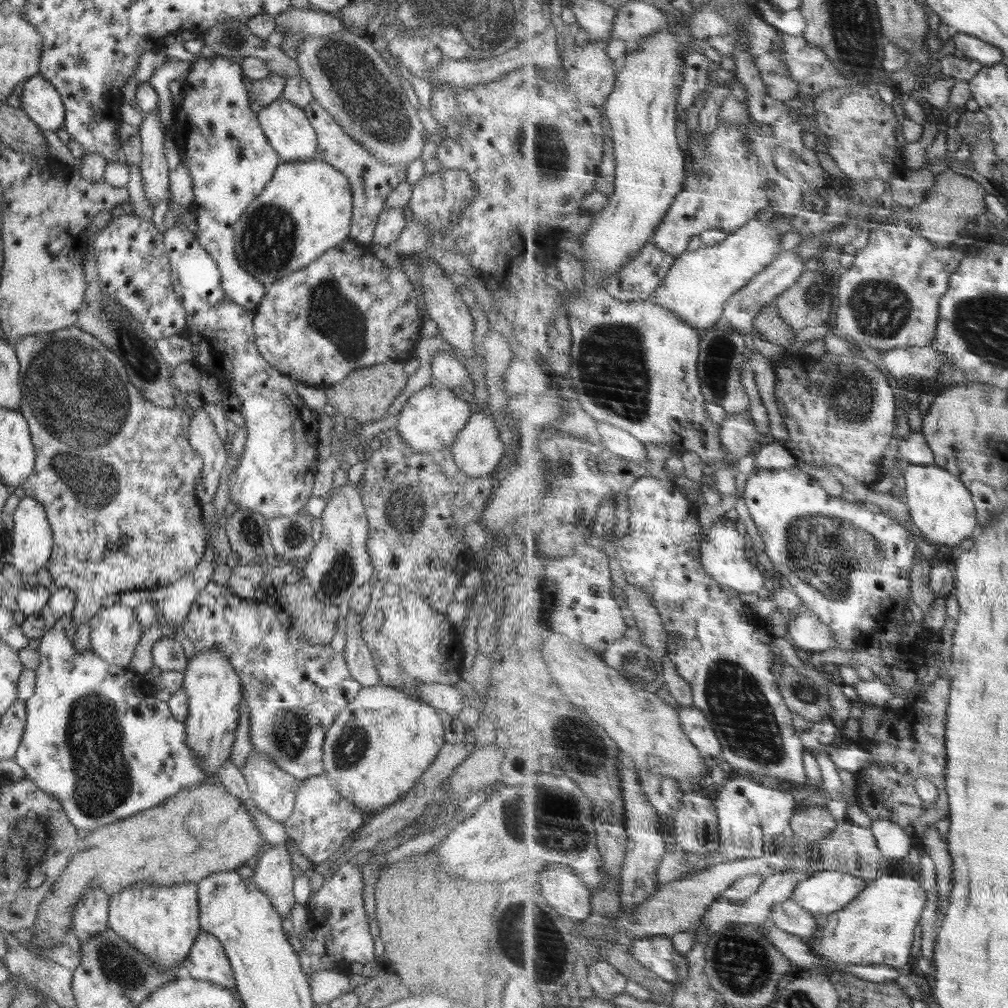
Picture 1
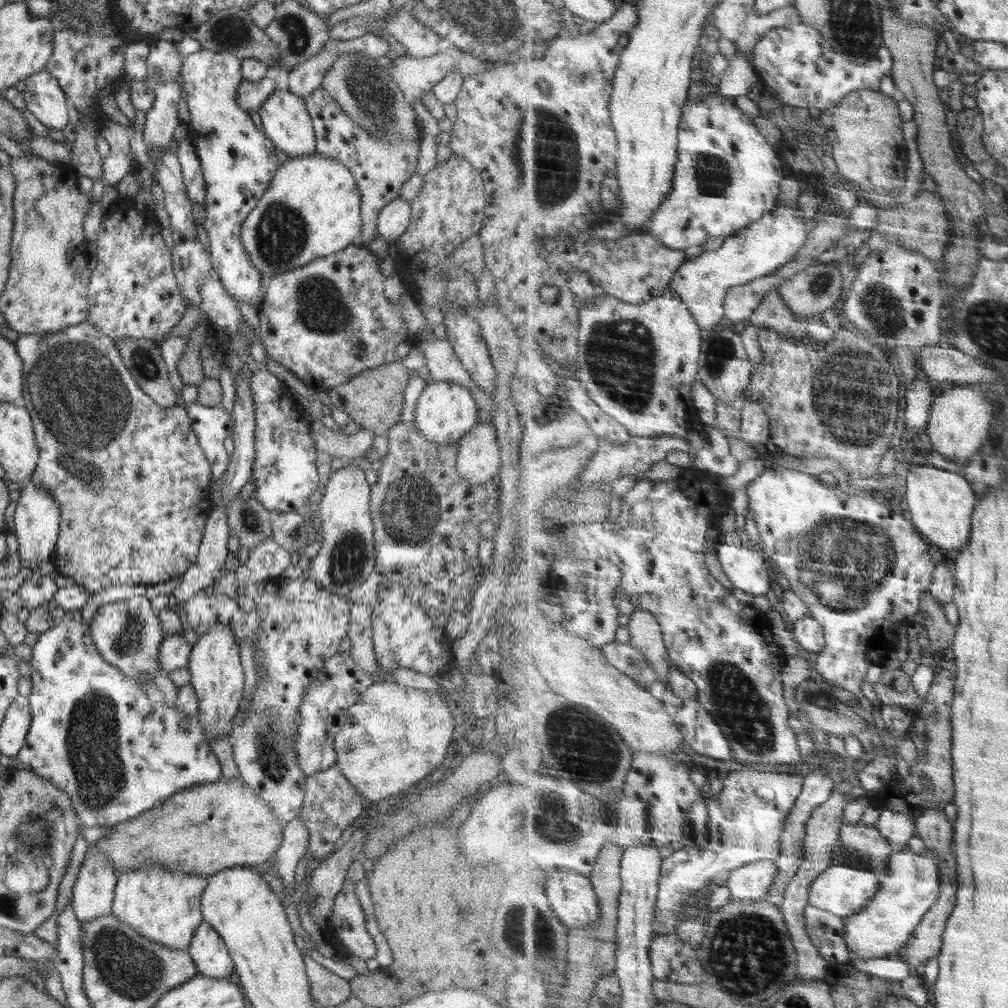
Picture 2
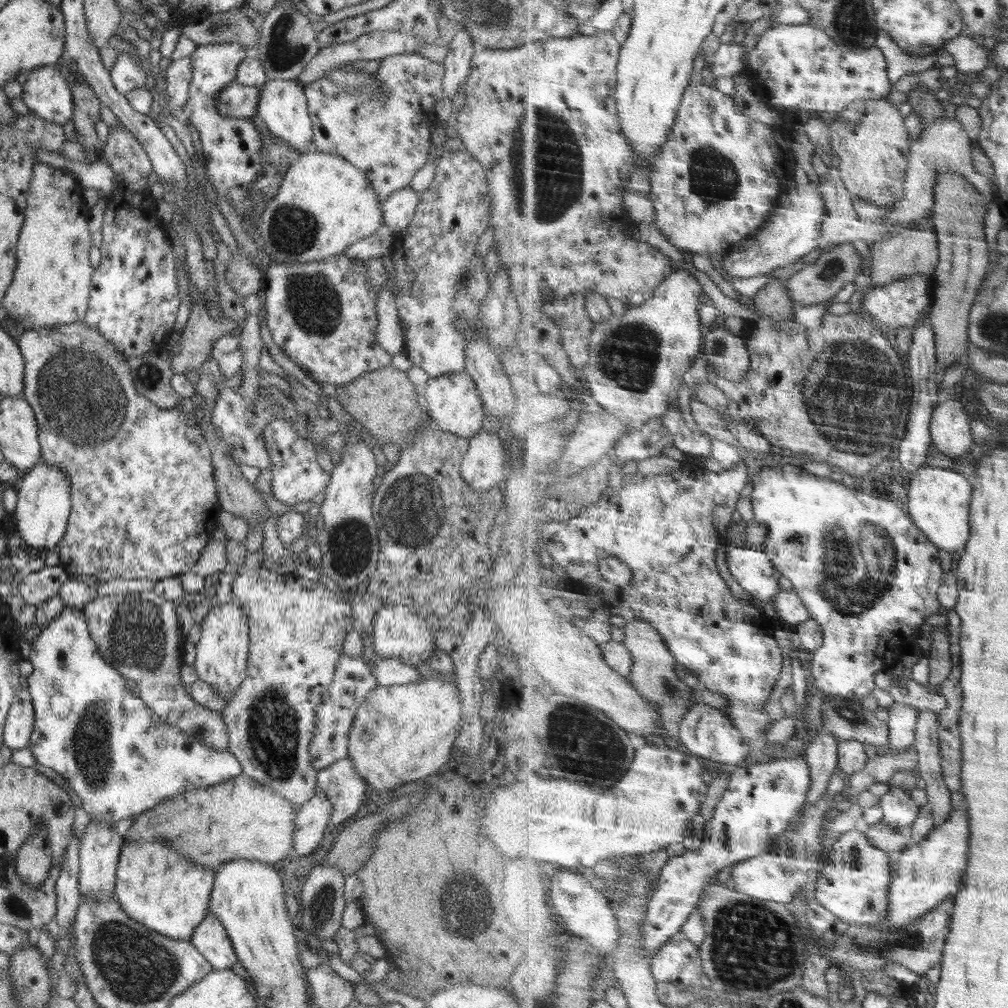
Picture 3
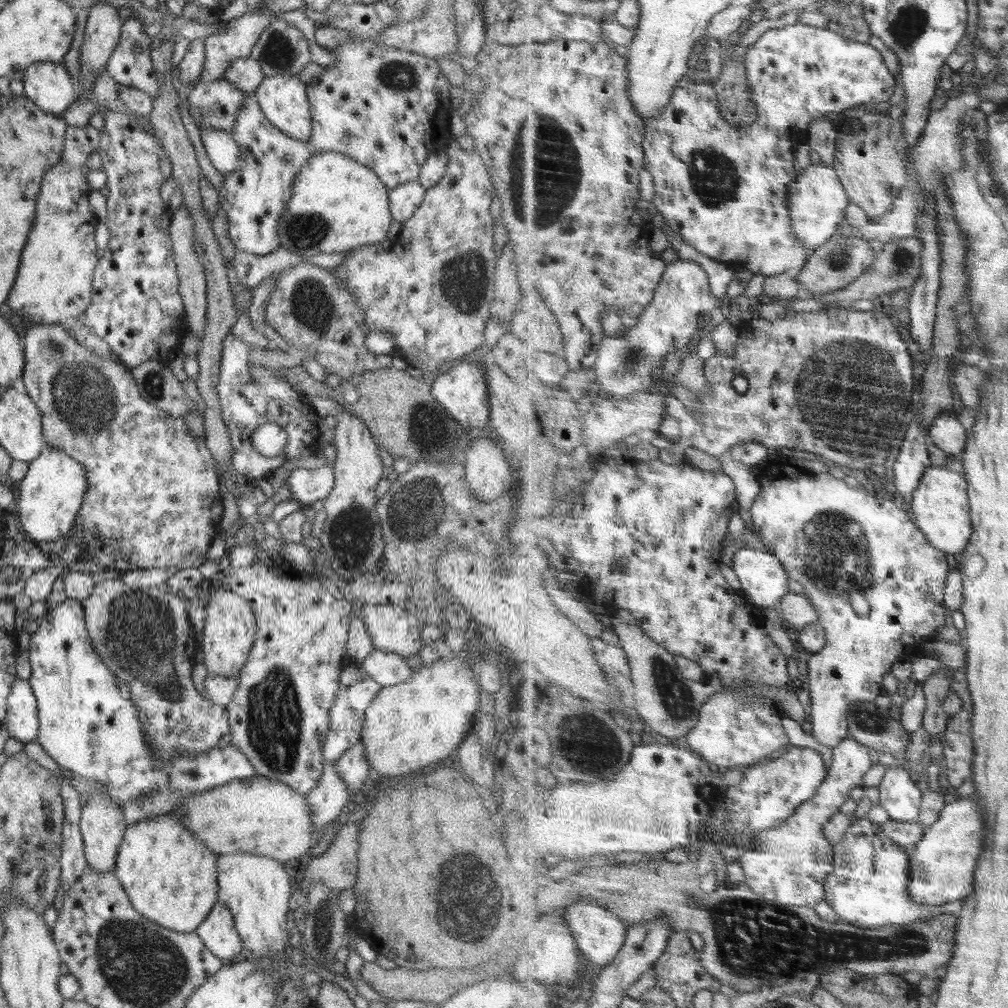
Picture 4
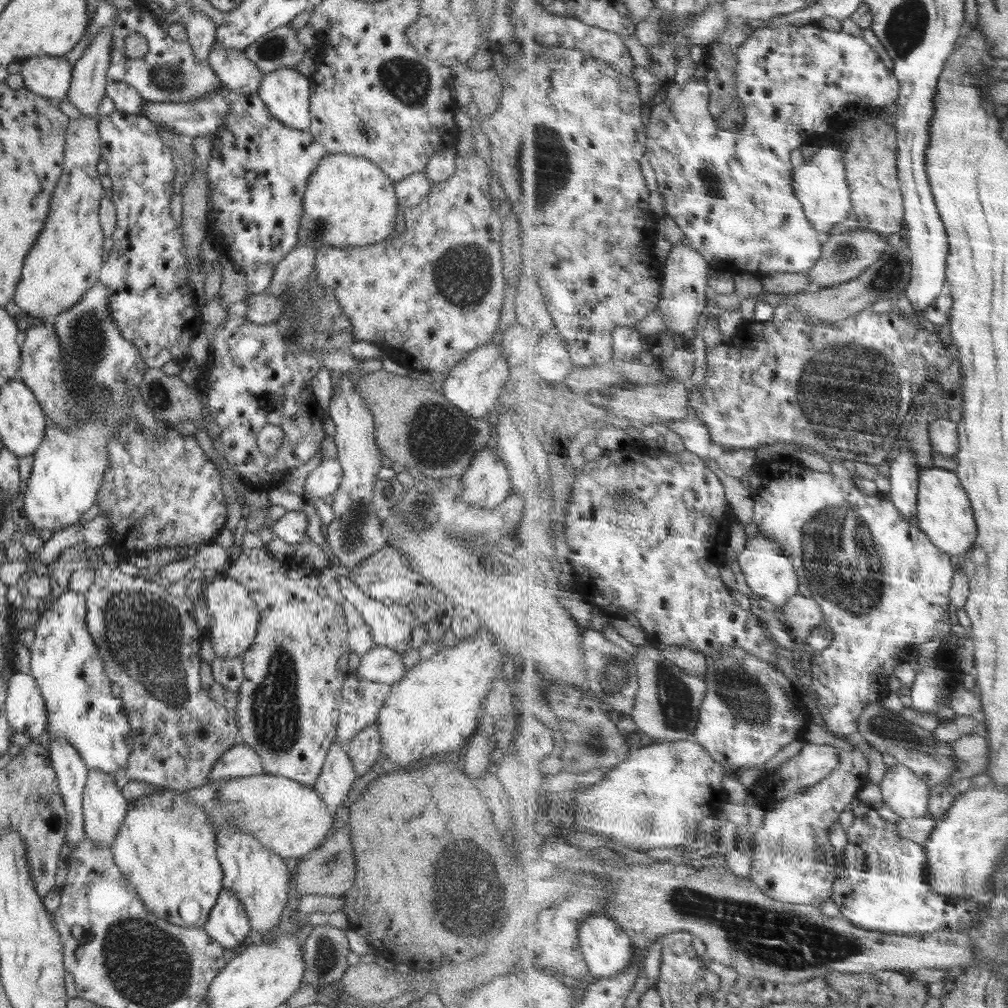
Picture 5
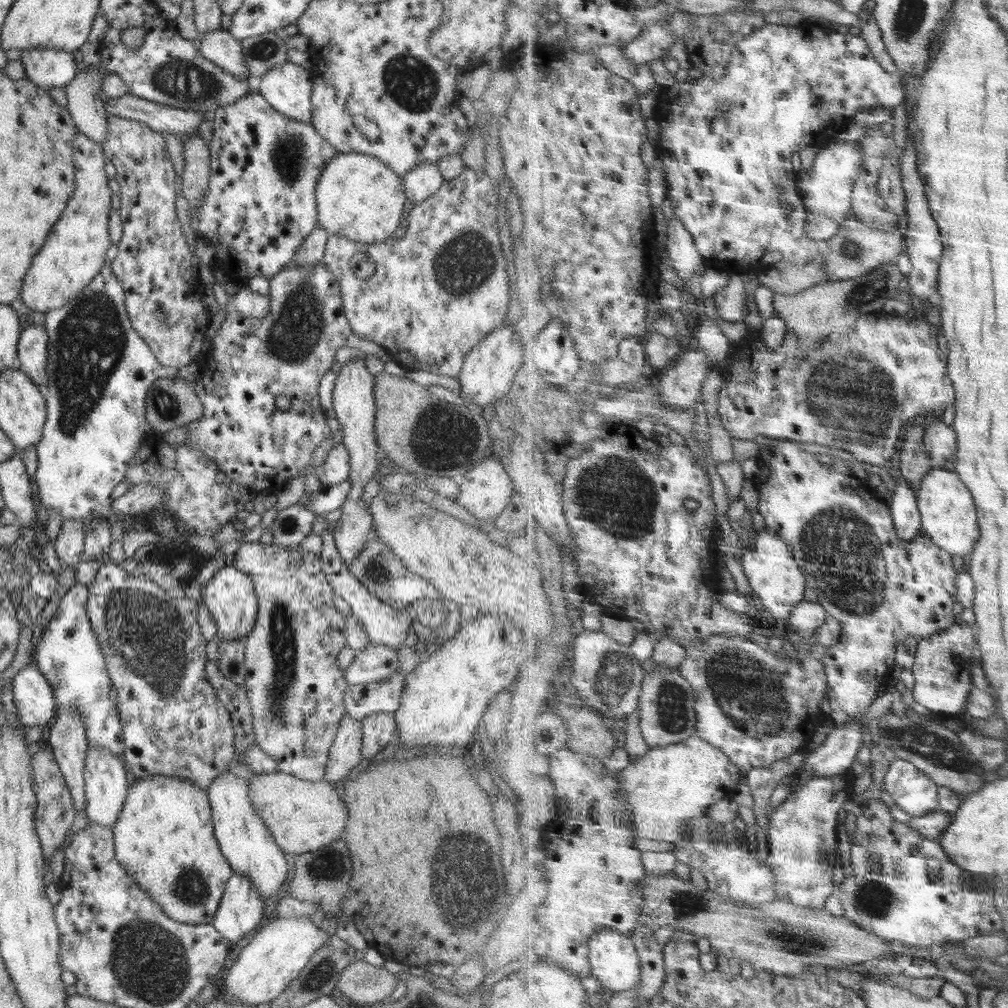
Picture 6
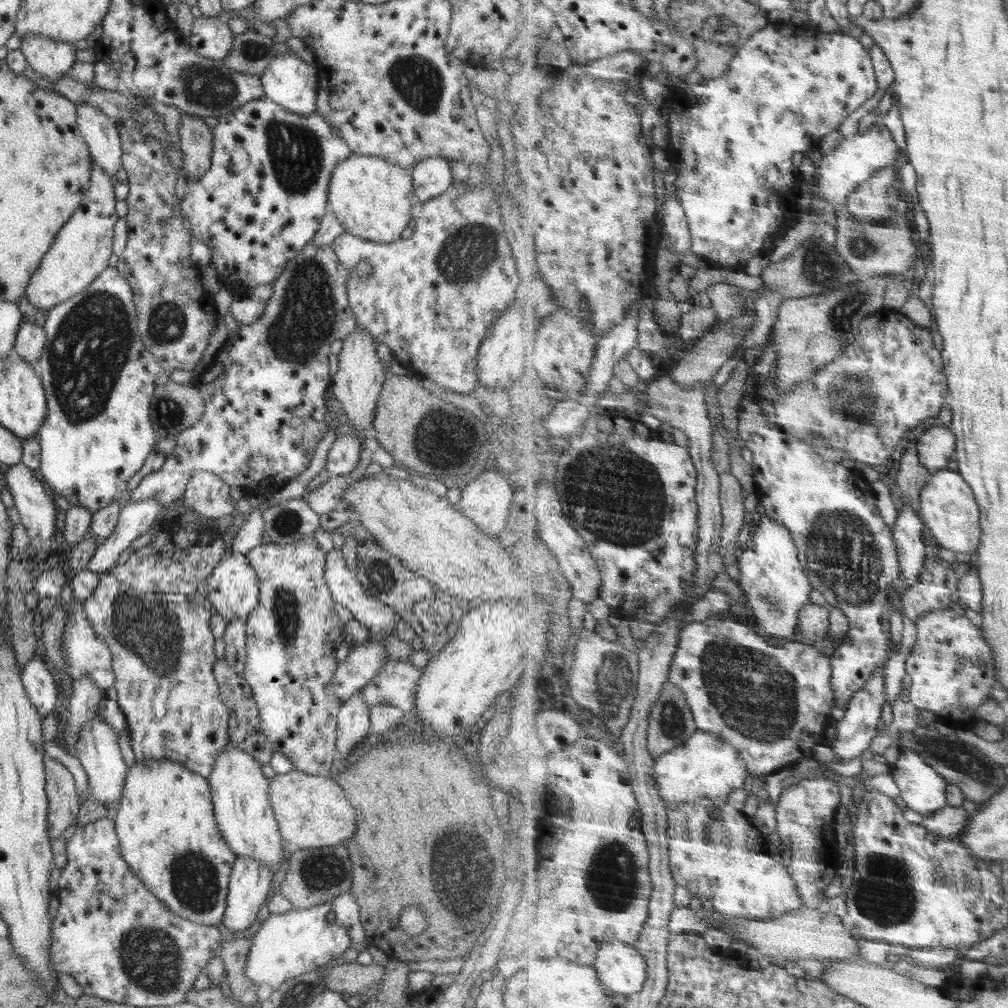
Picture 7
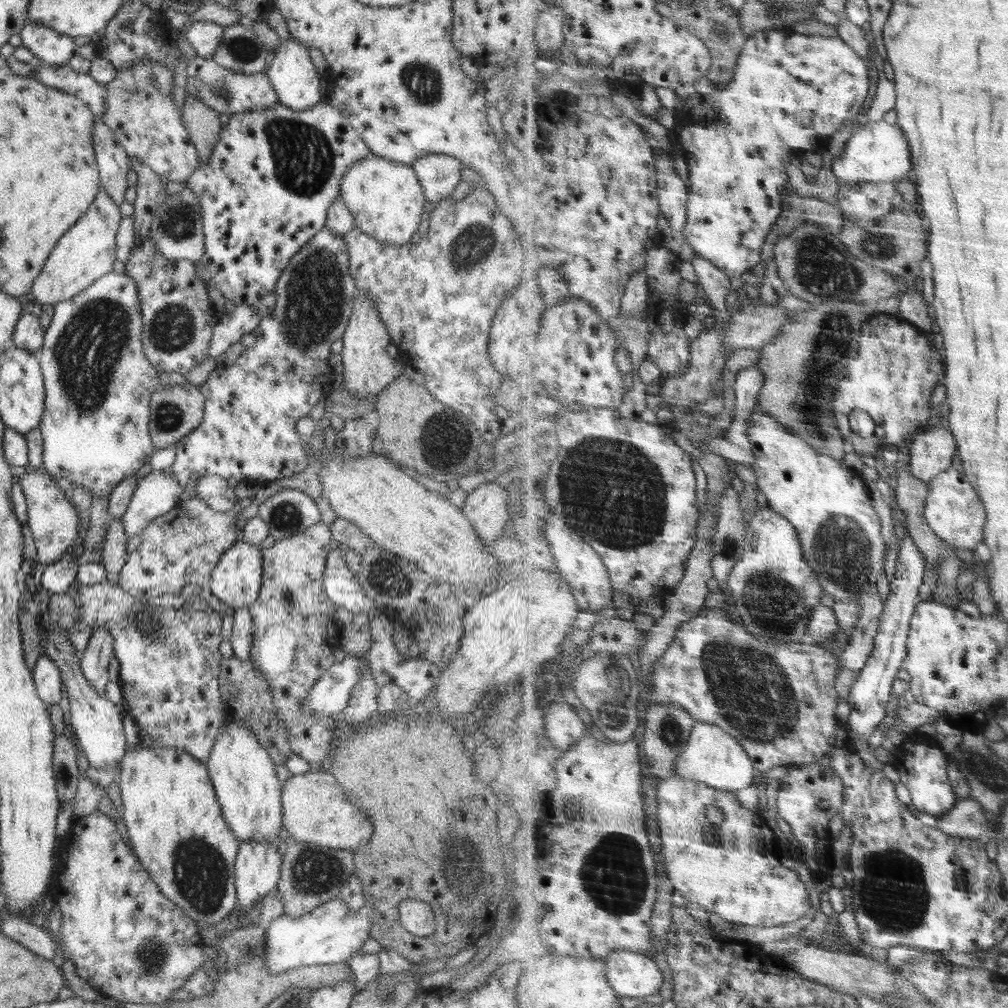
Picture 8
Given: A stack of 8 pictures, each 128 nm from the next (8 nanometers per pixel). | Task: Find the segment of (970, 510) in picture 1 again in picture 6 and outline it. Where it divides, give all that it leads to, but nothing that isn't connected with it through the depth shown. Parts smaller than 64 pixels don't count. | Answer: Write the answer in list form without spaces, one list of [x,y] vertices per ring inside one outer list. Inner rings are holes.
[[[938,466],[922,480],[922,488],[917,494],[923,516],[923,529],[952,554],[961,557],[972,554],[982,538],[979,511],[973,491],[966,485],[958,471],[950,471]]]

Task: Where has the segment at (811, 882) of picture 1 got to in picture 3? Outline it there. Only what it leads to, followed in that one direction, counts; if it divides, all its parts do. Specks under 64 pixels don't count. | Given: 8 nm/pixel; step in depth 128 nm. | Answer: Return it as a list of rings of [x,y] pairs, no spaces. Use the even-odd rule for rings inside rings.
[[[858,826],[833,842],[830,865],[821,874],[815,899],[846,922],[876,925],[890,916],[890,888],[896,864],[889,852],[870,841],[865,826]]]

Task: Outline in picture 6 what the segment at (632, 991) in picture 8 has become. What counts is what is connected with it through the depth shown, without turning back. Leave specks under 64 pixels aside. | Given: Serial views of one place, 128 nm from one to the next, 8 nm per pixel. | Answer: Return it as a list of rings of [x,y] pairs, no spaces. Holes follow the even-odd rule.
[[[604,928],[592,936],[590,947],[592,947],[592,954],[590,954],[592,975],[600,980],[606,992],[610,994],[626,992],[626,990],[637,988],[638,984],[643,982],[641,954],[638,952],[637,943],[631,935],[622,934],[612,928]]]

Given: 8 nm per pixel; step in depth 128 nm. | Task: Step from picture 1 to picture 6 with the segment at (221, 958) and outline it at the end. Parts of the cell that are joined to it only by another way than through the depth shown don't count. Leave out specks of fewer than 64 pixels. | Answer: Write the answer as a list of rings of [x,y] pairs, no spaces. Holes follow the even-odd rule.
[[[232,873],[212,920],[214,928],[232,946],[256,929],[264,917],[264,901],[258,887],[250,877]]]

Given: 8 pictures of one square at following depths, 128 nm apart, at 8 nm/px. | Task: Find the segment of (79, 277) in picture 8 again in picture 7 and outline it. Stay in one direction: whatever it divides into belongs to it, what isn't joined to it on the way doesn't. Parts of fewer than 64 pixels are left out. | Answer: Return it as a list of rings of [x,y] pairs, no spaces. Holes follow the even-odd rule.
[[[92,160],[90,188],[84,200],[54,238],[54,243],[42,258],[26,288],[28,301],[38,310],[50,310],[62,302],[70,301],[76,294],[88,288],[101,272],[109,267],[113,253],[113,229],[119,219],[114,208],[116,201],[114,184],[110,176],[98,166],[98,162]]]

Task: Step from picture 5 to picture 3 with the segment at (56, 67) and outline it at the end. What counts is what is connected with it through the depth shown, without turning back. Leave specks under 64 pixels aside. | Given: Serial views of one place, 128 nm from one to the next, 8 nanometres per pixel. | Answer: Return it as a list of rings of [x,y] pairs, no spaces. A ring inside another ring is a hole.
[[[53,66],[32,69],[21,83],[21,98],[32,113],[61,125],[73,117],[73,94],[69,82]]]

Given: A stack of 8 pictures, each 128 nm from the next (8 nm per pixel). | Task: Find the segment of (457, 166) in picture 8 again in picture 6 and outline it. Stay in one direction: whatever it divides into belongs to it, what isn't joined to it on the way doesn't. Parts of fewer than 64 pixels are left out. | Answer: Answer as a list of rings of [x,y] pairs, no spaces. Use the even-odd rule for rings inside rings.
[[[424,163],[414,167],[400,181],[404,185],[406,200],[413,205],[432,196],[444,184],[445,178],[436,163]]]

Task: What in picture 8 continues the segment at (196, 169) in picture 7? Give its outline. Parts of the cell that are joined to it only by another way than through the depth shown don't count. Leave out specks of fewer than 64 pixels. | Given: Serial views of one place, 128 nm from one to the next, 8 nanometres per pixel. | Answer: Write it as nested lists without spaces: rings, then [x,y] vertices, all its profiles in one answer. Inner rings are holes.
[[[192,93],[187,94],[181,111],[184,127],[188,129],[190,139],[196,145],[200,162],[208,161],[223,128],[220,113],[216,113]]]

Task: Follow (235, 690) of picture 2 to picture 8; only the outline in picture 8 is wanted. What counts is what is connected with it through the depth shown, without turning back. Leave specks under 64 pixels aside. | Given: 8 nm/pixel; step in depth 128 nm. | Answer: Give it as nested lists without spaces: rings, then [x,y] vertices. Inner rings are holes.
[[[244,539],[234,542],[222,553],[210,576],[210,590],[222,602],[225,611],[234,612],[239,608],[250,606],[259,595],[262,580],[262,547],[248,543]]]

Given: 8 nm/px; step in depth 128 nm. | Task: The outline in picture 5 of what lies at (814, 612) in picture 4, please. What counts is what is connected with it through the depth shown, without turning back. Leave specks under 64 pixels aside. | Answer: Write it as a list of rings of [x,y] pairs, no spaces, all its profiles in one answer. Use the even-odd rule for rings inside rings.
[[[798,594],[790,598],[780,612],[790,632],[796,638],[807,640],[817,626],[826,621],[823,606],[812,596],[810,598]]]

